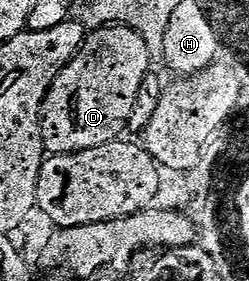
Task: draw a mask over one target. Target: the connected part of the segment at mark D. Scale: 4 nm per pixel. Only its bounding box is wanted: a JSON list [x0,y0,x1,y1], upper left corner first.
[43,23,153,154]

